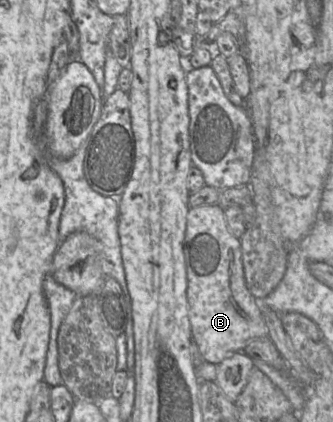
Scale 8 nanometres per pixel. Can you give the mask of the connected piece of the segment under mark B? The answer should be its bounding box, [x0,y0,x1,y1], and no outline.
[183,204,268,365]

